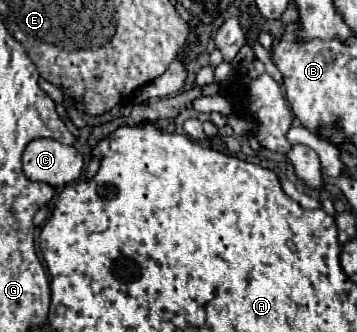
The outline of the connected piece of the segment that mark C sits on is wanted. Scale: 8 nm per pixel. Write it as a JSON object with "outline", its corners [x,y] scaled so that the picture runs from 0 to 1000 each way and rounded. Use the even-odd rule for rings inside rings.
{"outline":[[[101,416],[73,440],[62,494],[78,542],[185,560],[224,536],[235,482],[202,440],[168,434],[146,416]]]}

